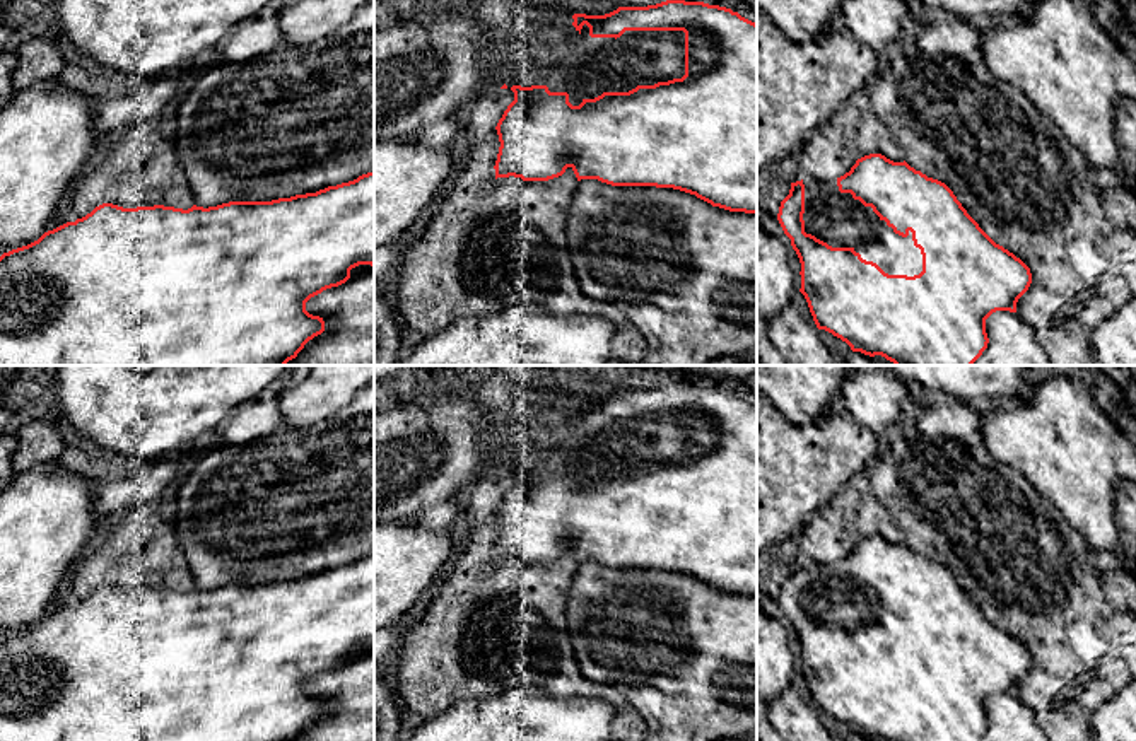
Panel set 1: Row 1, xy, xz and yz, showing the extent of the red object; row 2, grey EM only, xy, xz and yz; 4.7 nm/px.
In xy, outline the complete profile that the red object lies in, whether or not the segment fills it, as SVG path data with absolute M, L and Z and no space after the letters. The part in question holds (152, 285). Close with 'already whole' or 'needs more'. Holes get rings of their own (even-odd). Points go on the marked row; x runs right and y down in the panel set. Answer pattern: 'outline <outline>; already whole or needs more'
outline M374 171L316 193L272 201L229 201L208 208L193 205L188 210L102 203L85 217L0 256L0 365L285 365L325 331L323 318L309 314L306 302L345 283L359 265L374 266Z; already whole

